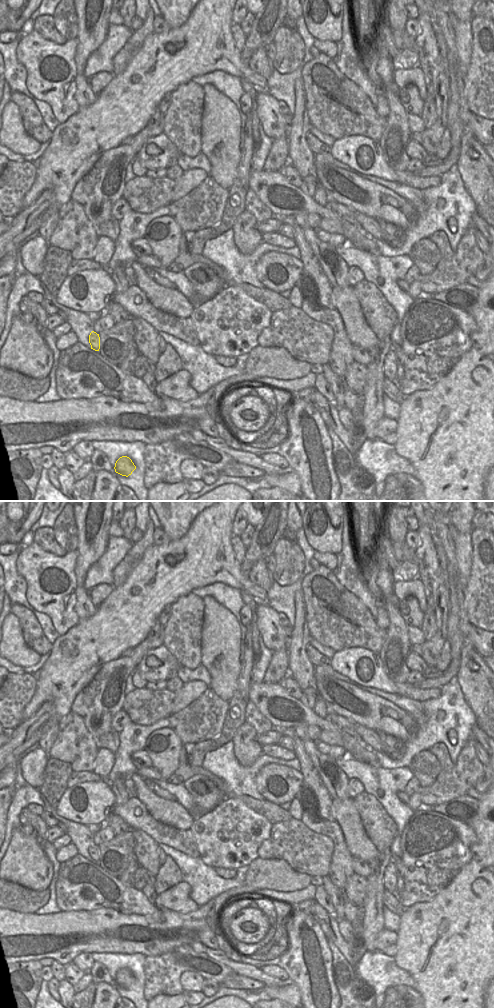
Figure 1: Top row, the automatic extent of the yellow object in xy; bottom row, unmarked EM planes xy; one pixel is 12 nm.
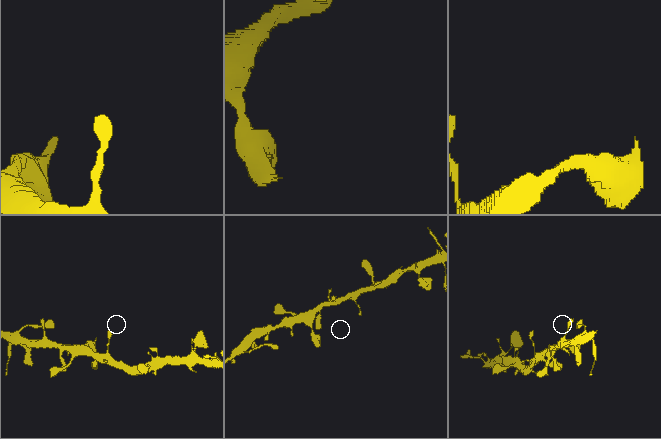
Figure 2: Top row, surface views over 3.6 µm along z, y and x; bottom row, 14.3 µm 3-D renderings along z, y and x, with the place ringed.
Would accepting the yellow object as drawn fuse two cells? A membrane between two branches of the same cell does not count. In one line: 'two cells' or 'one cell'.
one cell

